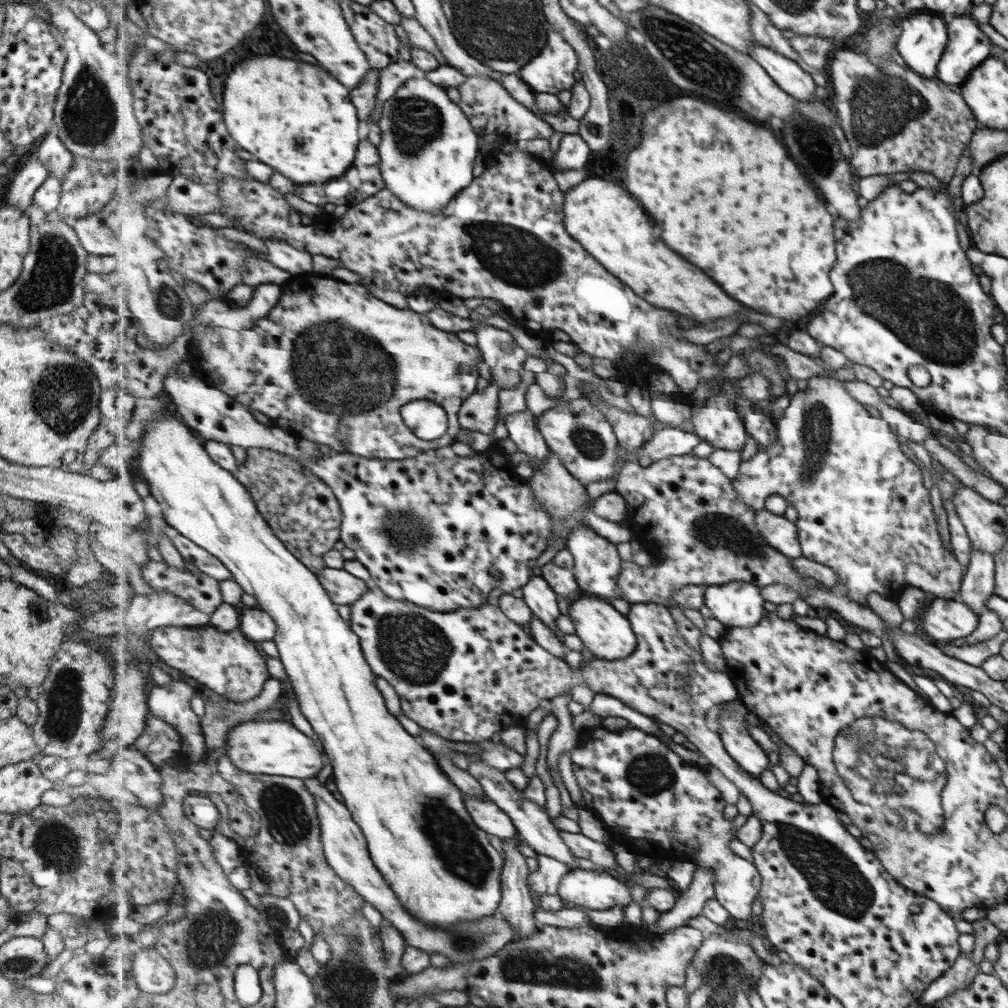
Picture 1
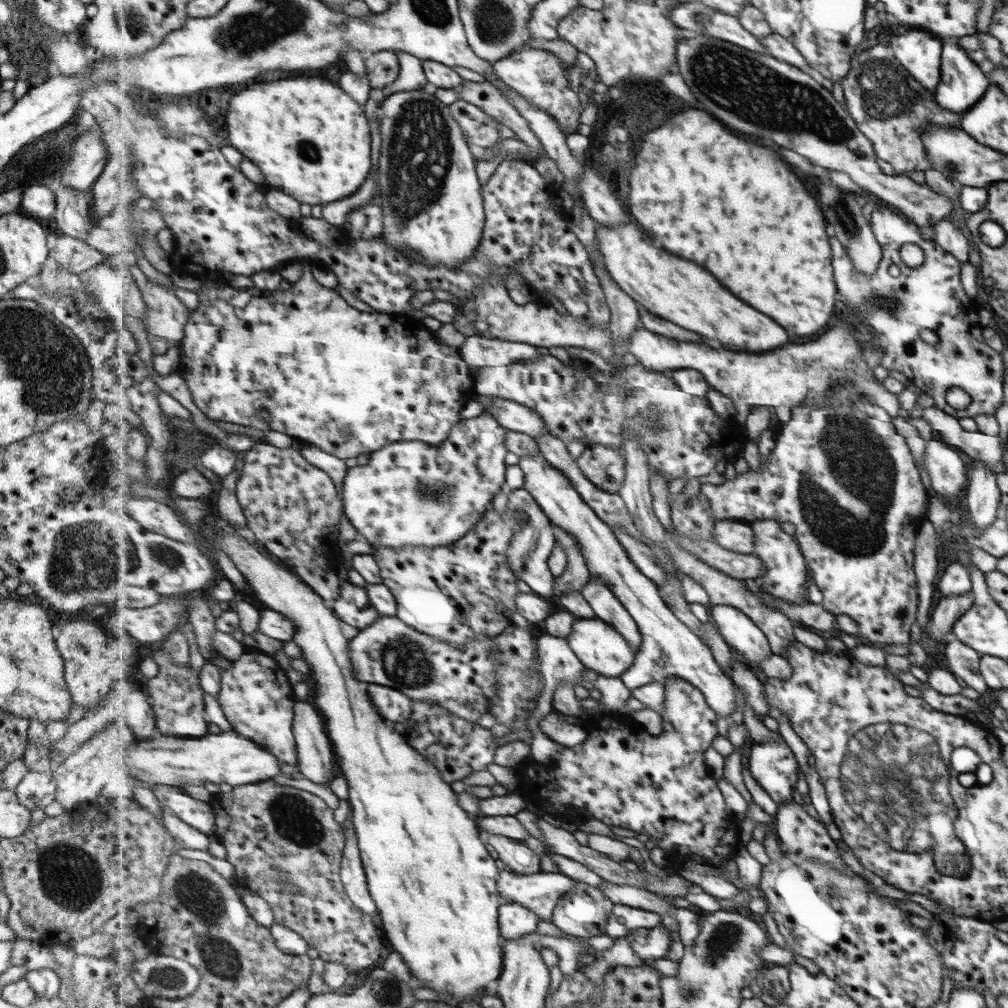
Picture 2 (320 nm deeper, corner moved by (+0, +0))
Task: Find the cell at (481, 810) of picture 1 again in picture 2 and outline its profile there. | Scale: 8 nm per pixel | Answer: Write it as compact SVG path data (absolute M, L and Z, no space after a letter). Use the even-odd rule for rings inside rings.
M489 834L488 843L496 849L507 869L516 874L541 873L541 856L537 856L522 840L501 834Z

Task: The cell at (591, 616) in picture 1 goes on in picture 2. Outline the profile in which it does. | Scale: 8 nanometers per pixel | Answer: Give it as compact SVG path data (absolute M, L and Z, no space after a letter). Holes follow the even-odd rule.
M597 616L594 618L578 618L573 623L572 633L567 639L586 668L595 670L603 676L620 677L635 662L635 650L628 643L628 639L611 623L605 622L604 619Z

